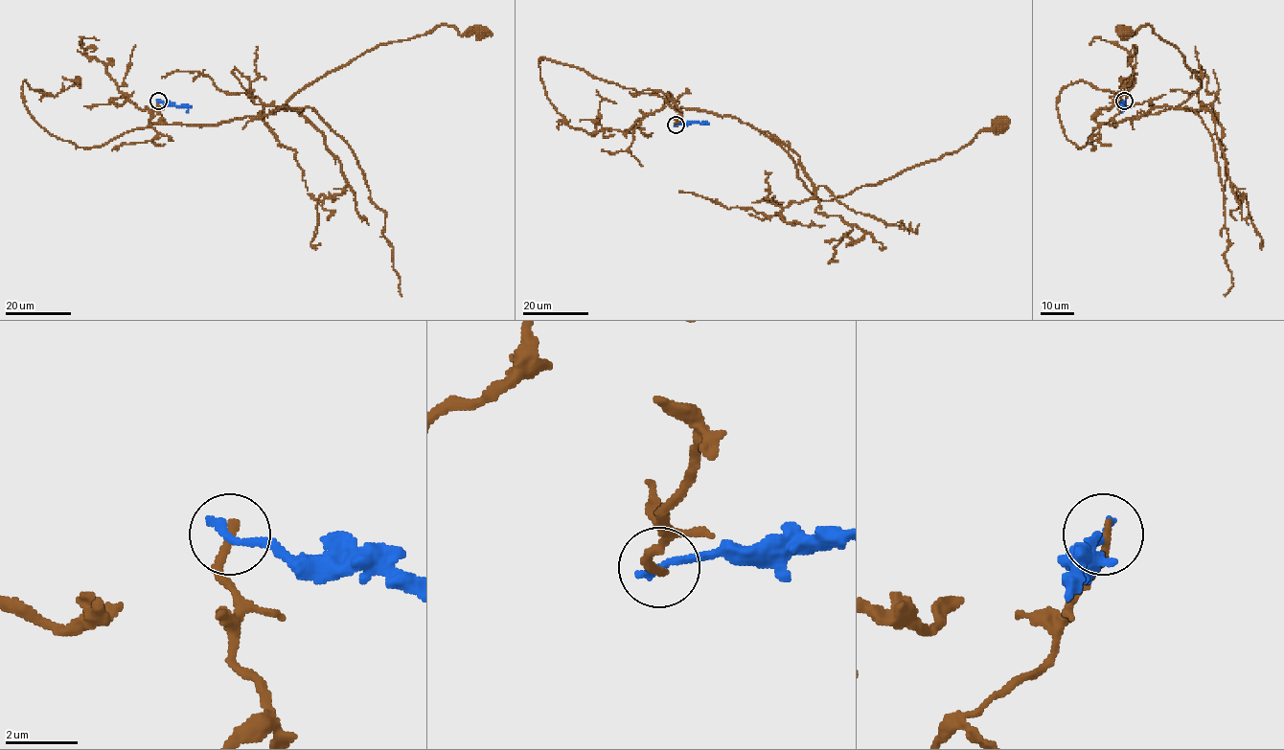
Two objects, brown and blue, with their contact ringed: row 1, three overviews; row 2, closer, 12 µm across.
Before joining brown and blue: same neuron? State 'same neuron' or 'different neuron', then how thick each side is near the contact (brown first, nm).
different neuron | 240/240 nm

